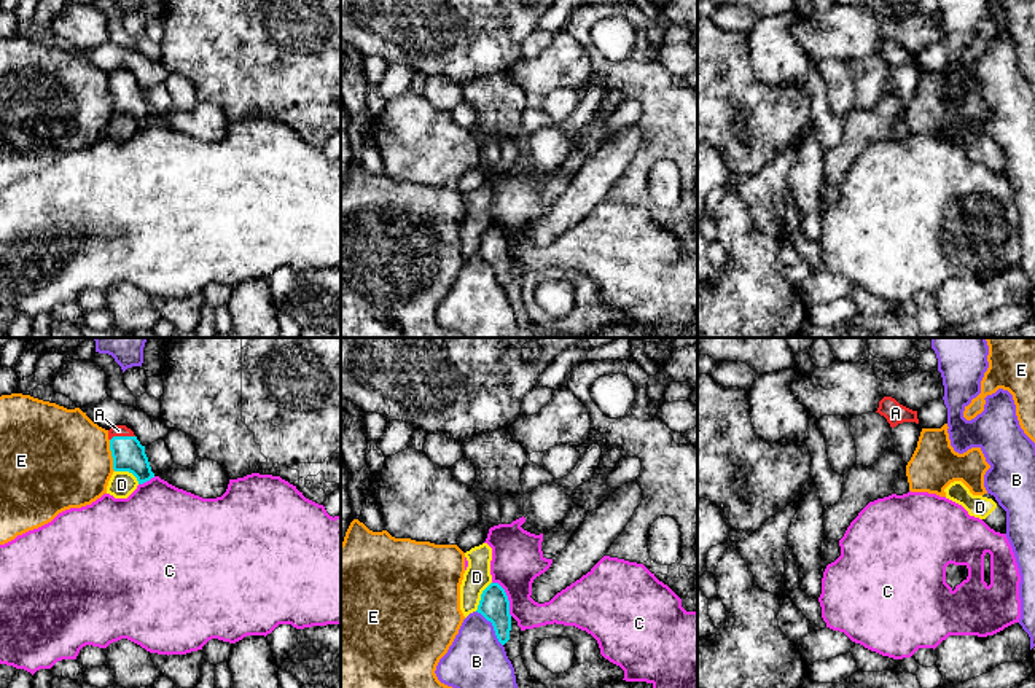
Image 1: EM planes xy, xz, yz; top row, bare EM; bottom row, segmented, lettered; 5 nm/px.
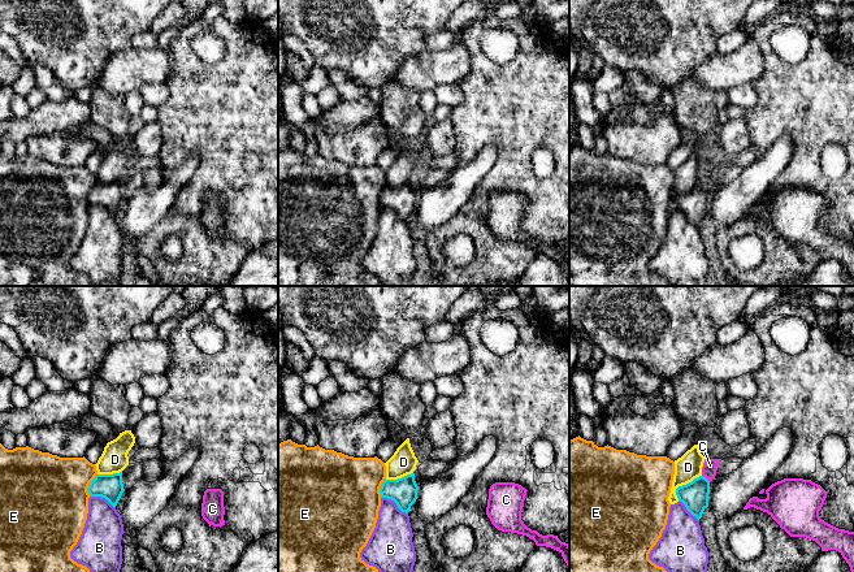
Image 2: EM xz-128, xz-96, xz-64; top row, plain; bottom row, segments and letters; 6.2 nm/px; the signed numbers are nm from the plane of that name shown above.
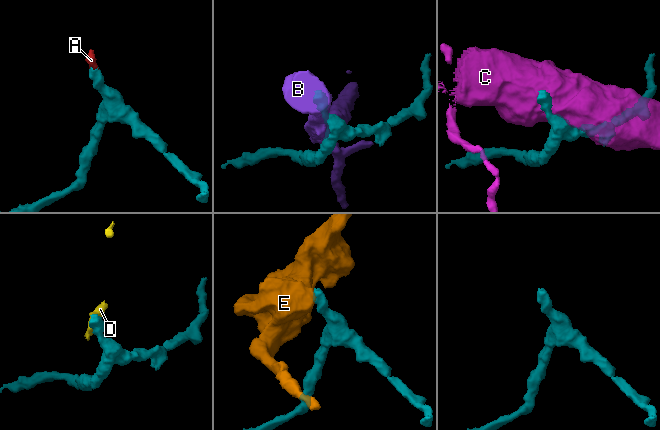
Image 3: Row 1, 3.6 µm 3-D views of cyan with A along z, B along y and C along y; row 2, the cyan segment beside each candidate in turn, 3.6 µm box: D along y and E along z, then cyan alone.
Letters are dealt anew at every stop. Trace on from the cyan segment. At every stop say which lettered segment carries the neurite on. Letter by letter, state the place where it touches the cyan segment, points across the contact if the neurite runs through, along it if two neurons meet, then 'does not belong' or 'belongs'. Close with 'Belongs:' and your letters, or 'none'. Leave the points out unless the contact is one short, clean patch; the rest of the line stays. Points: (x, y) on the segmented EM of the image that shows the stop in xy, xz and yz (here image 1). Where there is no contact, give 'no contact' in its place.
A: contact xy (121, 437); way xy (128, 454), (121, 437), (118, 430); belongs
B: contact xz (494, 628); does not belong
C: contact xz (507, 598); does not belong
D: contact xz (481, 596); border xz (491, 582), (475, 610); does not belong
E: contact xy (112, 456); border xy (109, 440), (115, 470); does not belong
Belongs: A

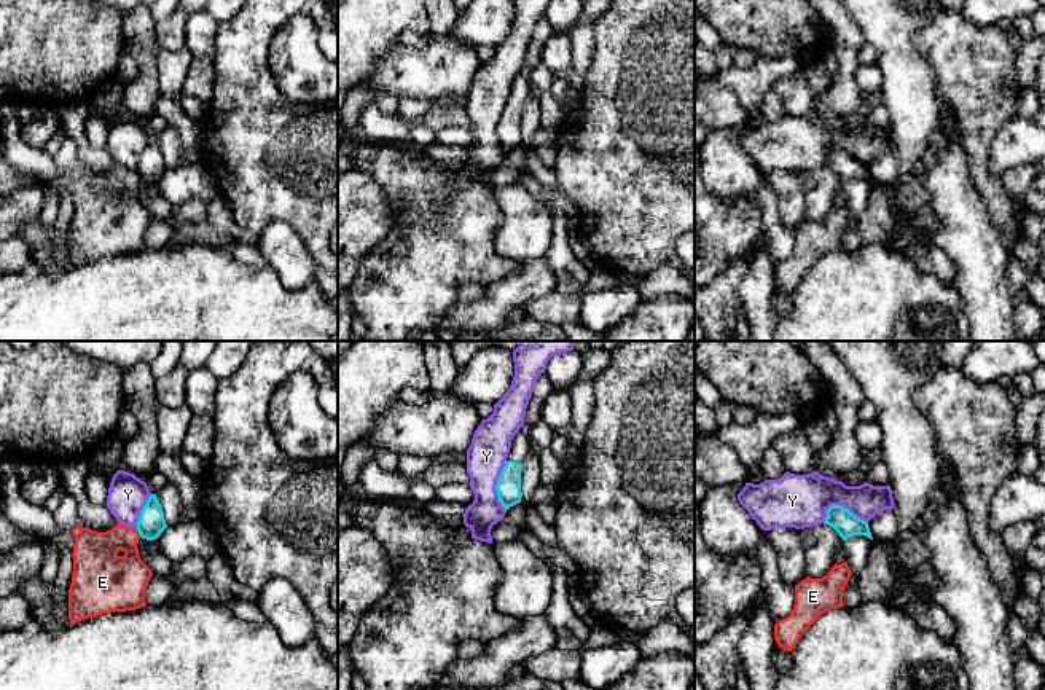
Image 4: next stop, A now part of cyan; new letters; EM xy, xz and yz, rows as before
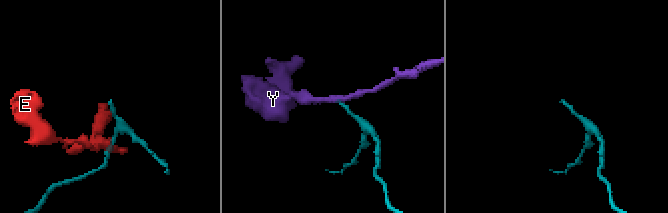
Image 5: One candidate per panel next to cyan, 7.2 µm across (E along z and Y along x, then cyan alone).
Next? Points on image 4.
E: contact xy (139, 533); border xy (136, 528), (140, 536); does not belong
Y: contact yz (840, 505); border yz (822, 521), (832, 505), (843, 505), (867, 523); does not belong
Belongs: none

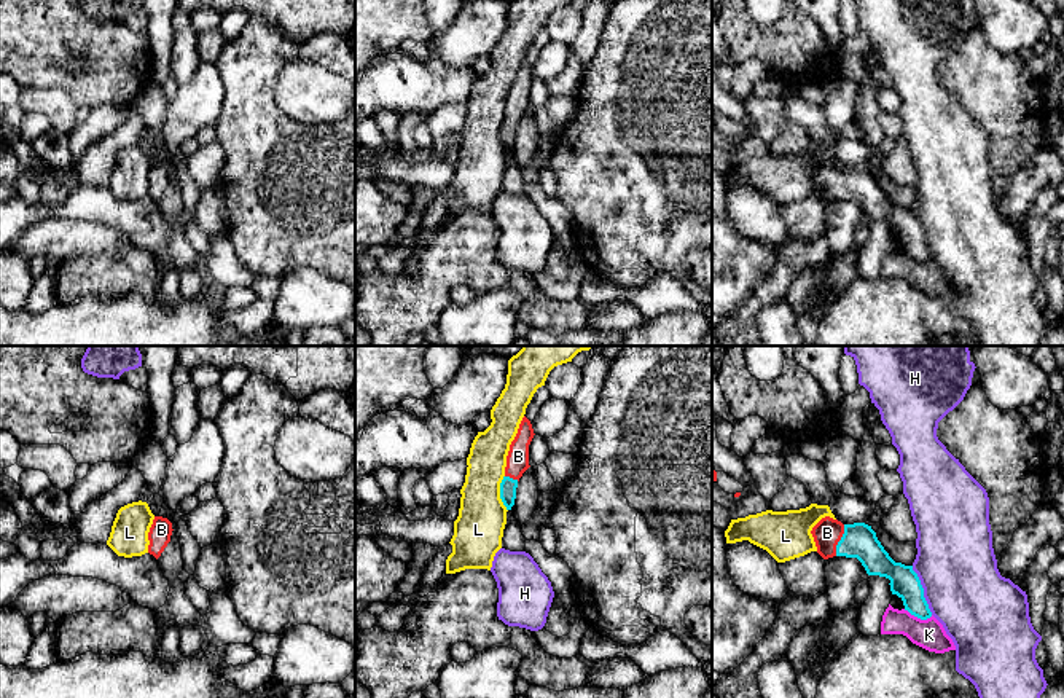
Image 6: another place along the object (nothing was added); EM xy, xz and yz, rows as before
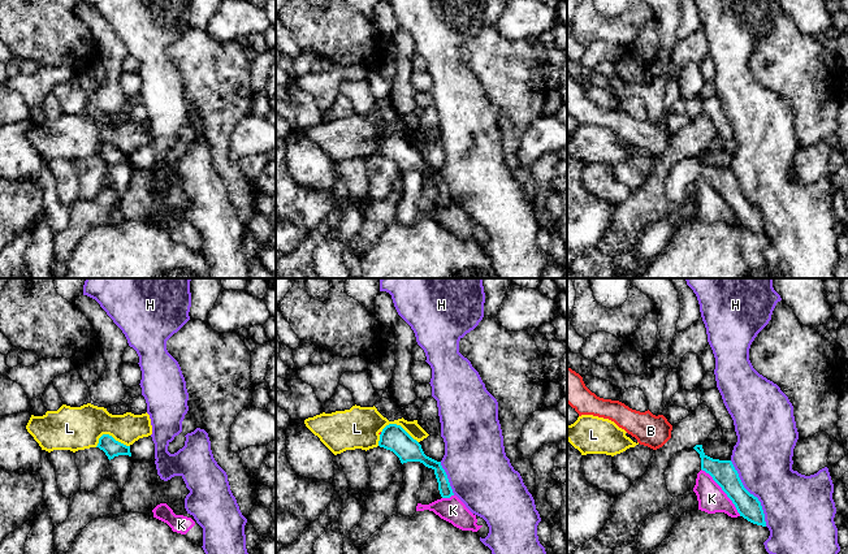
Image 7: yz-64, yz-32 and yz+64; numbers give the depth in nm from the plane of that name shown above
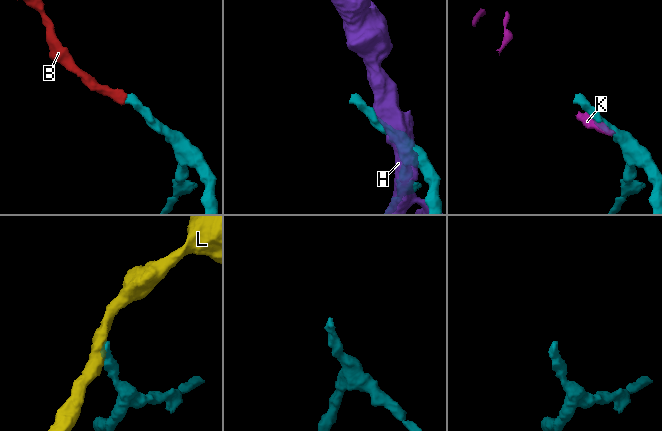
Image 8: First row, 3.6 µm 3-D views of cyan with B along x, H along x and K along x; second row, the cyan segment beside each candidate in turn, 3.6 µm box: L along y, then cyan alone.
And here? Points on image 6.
B: contact yz (840, 541); way yz (859, 541), (840, 541), (827, 533); belongs
H: contact yz (923, 590); does not belong
K: contact yz (918, 617); border yz (903, 609), (921, 619), (932, 615); does not belong
L: contact xz (500, 493); border xz (504, 475), (500, 499), (507, 510); does not belong
Belongs: B

